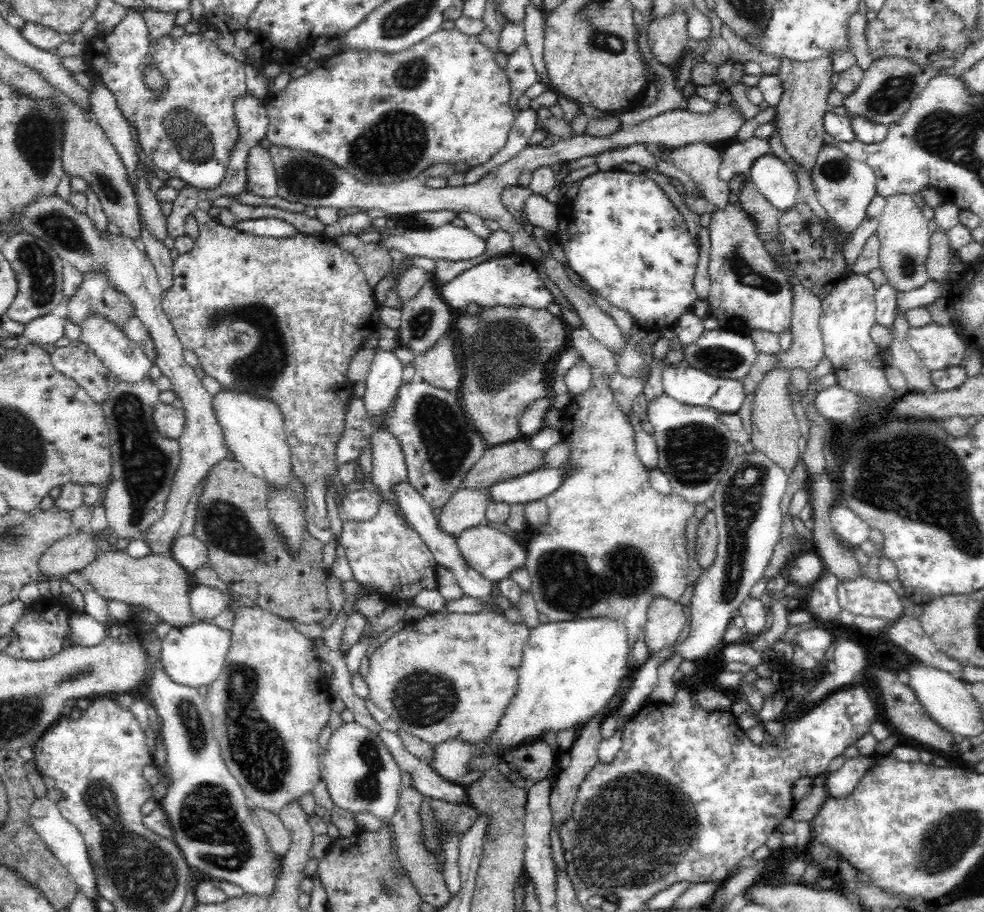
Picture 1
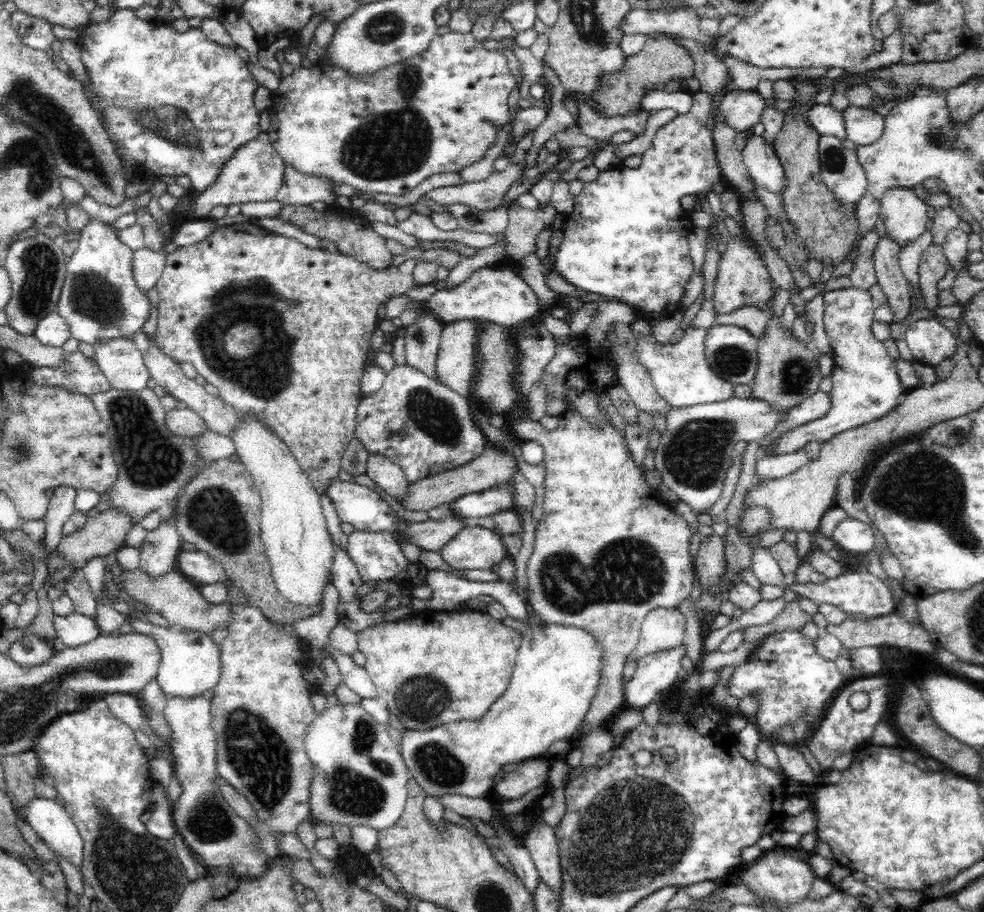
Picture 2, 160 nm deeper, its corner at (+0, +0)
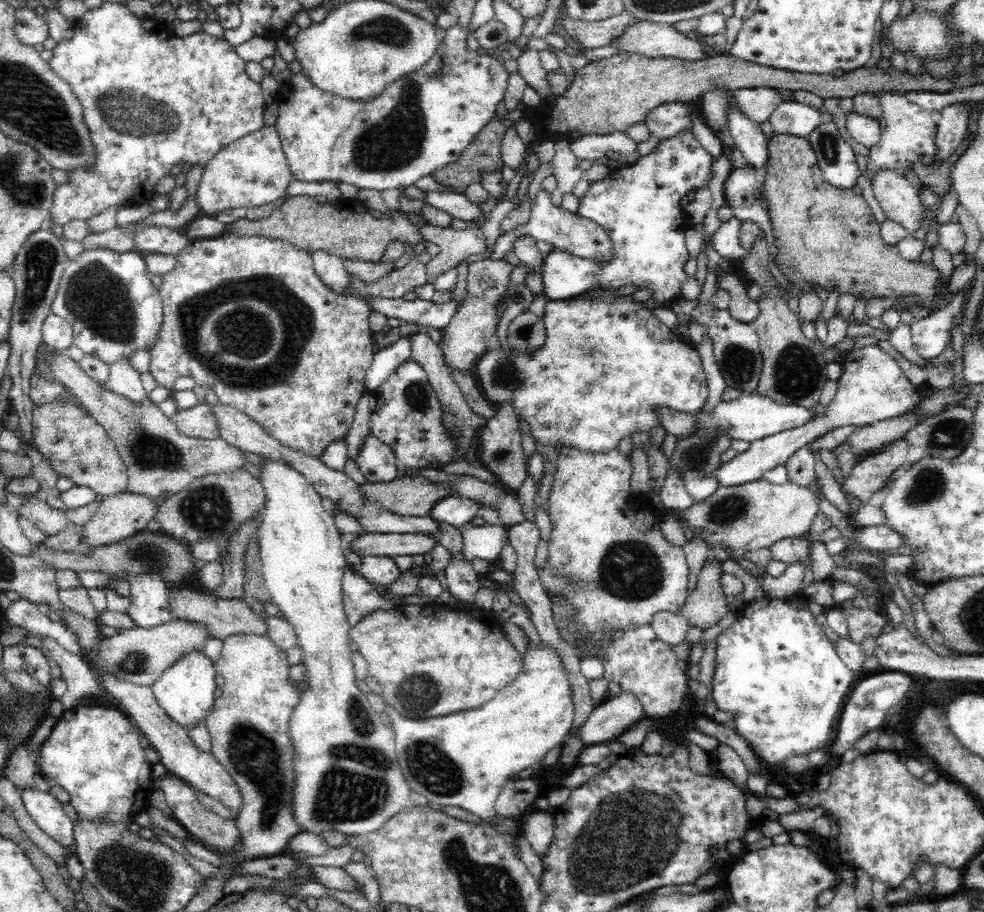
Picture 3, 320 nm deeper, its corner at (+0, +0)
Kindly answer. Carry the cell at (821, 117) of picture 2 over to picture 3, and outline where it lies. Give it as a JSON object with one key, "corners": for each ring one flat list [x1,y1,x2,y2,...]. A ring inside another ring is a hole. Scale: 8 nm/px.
{"corners":[[784,101,776,110,773,110,769,121,773,126,774,134,789,134,797,137,806,137,808,132,812,132,814,126,819,124,822,119,830,119,825,111,824,114,820,116,820,113,818,113,814,107,796,101]]}

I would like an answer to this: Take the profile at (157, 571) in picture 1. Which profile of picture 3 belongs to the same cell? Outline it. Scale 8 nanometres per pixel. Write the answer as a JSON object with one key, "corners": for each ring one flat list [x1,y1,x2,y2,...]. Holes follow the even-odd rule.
{"corners":[[186,587,169,589,169,603,174,618,201,623,210,637,224,640,236,633,255,633,268,636,266,621,258,616,250,607,246,599,218,598,215,594,206,595,197,591,190,591]]}

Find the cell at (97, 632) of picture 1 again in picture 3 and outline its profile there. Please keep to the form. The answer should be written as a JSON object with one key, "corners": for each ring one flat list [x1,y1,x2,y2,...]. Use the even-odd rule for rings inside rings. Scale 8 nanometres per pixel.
{"corners":[[20,598,12,601,10,606,3,612,7,616,7,620,15,624,15,626,30,630,33,633,38,632,38,634,50,636,50,638,56,639,68,652,74,656,80,656,80,647,78,647,78,641,74,639,72,632,66,631,62,621,50,621,48,615,40,613,34,603]]}

